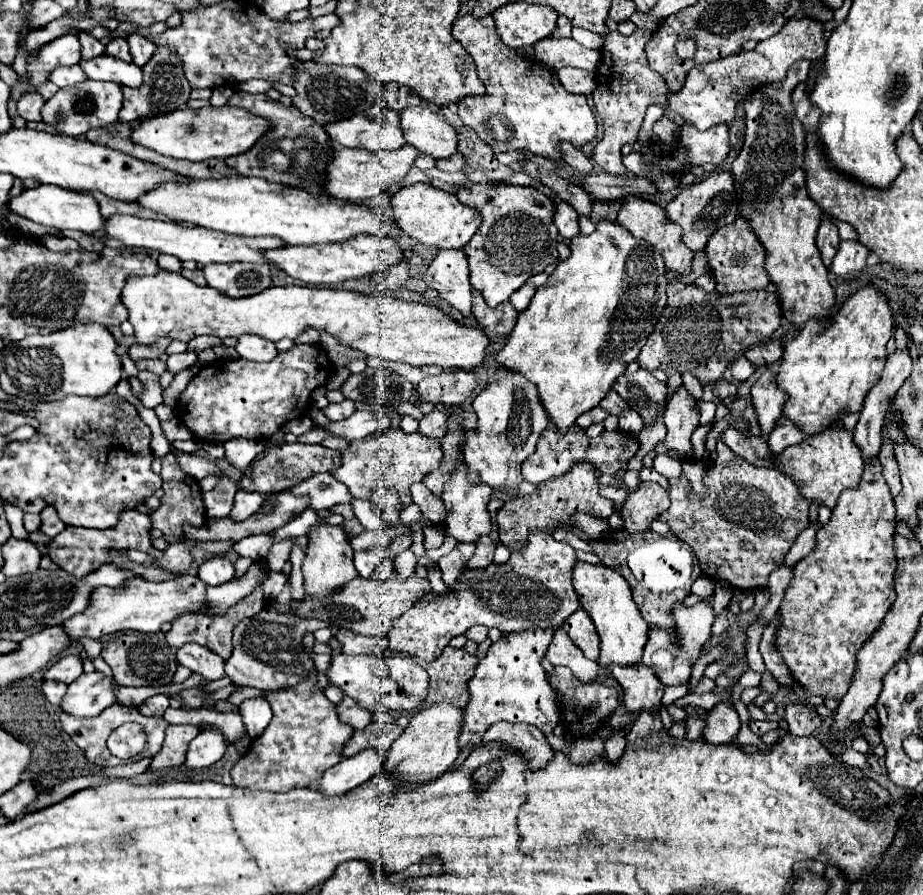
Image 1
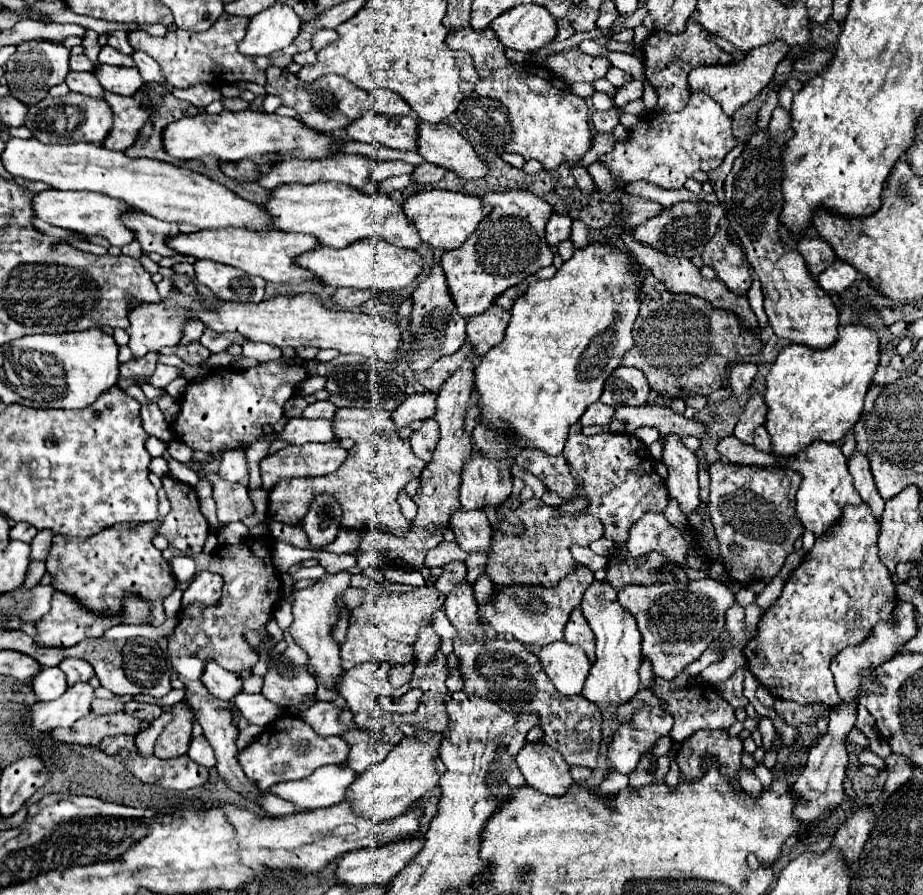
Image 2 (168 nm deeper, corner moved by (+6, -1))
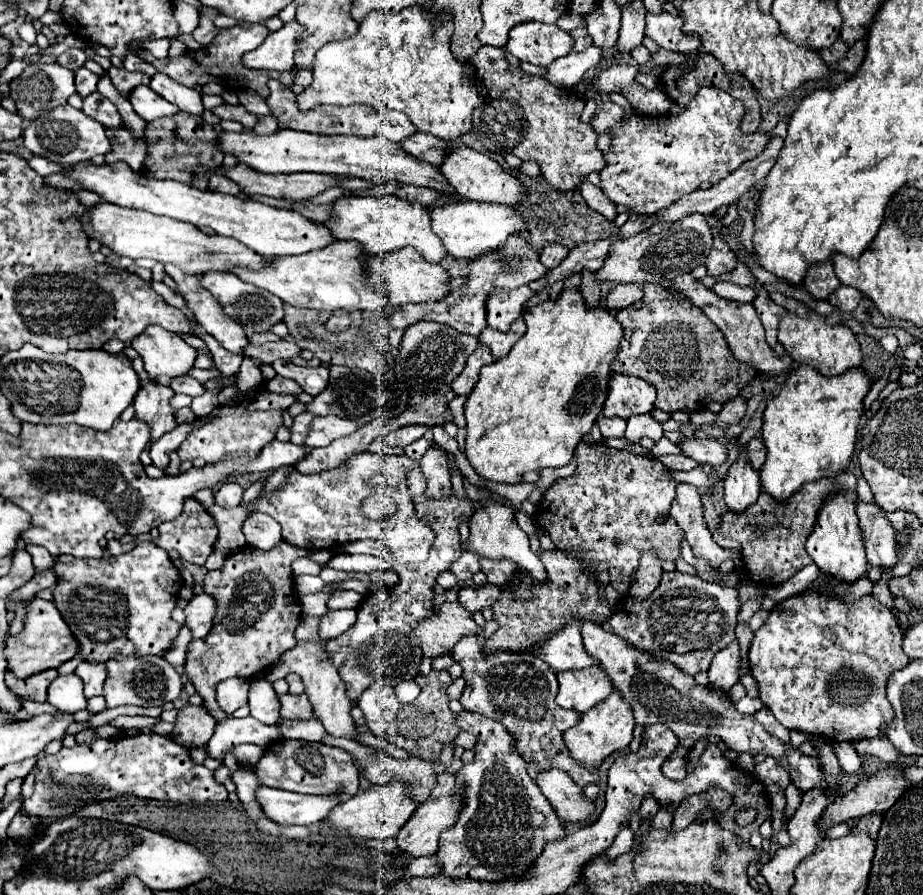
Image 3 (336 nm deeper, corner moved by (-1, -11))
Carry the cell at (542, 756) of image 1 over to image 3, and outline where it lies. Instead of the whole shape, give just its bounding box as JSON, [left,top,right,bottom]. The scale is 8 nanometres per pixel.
[536,768,594,822]

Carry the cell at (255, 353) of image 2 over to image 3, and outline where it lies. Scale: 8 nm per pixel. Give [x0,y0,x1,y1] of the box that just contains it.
[272,360,328,396]

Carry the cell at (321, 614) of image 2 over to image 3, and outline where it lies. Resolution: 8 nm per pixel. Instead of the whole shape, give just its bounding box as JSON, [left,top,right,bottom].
[266,638,356,738]

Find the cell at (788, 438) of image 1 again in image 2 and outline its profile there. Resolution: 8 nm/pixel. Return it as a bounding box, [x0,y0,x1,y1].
[753,426,771,452]

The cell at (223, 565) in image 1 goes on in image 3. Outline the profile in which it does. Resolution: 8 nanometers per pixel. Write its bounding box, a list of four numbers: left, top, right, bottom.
[184,592,218,638]

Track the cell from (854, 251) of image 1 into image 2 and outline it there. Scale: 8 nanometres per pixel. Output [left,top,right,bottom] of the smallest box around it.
[817,260,857,292]

